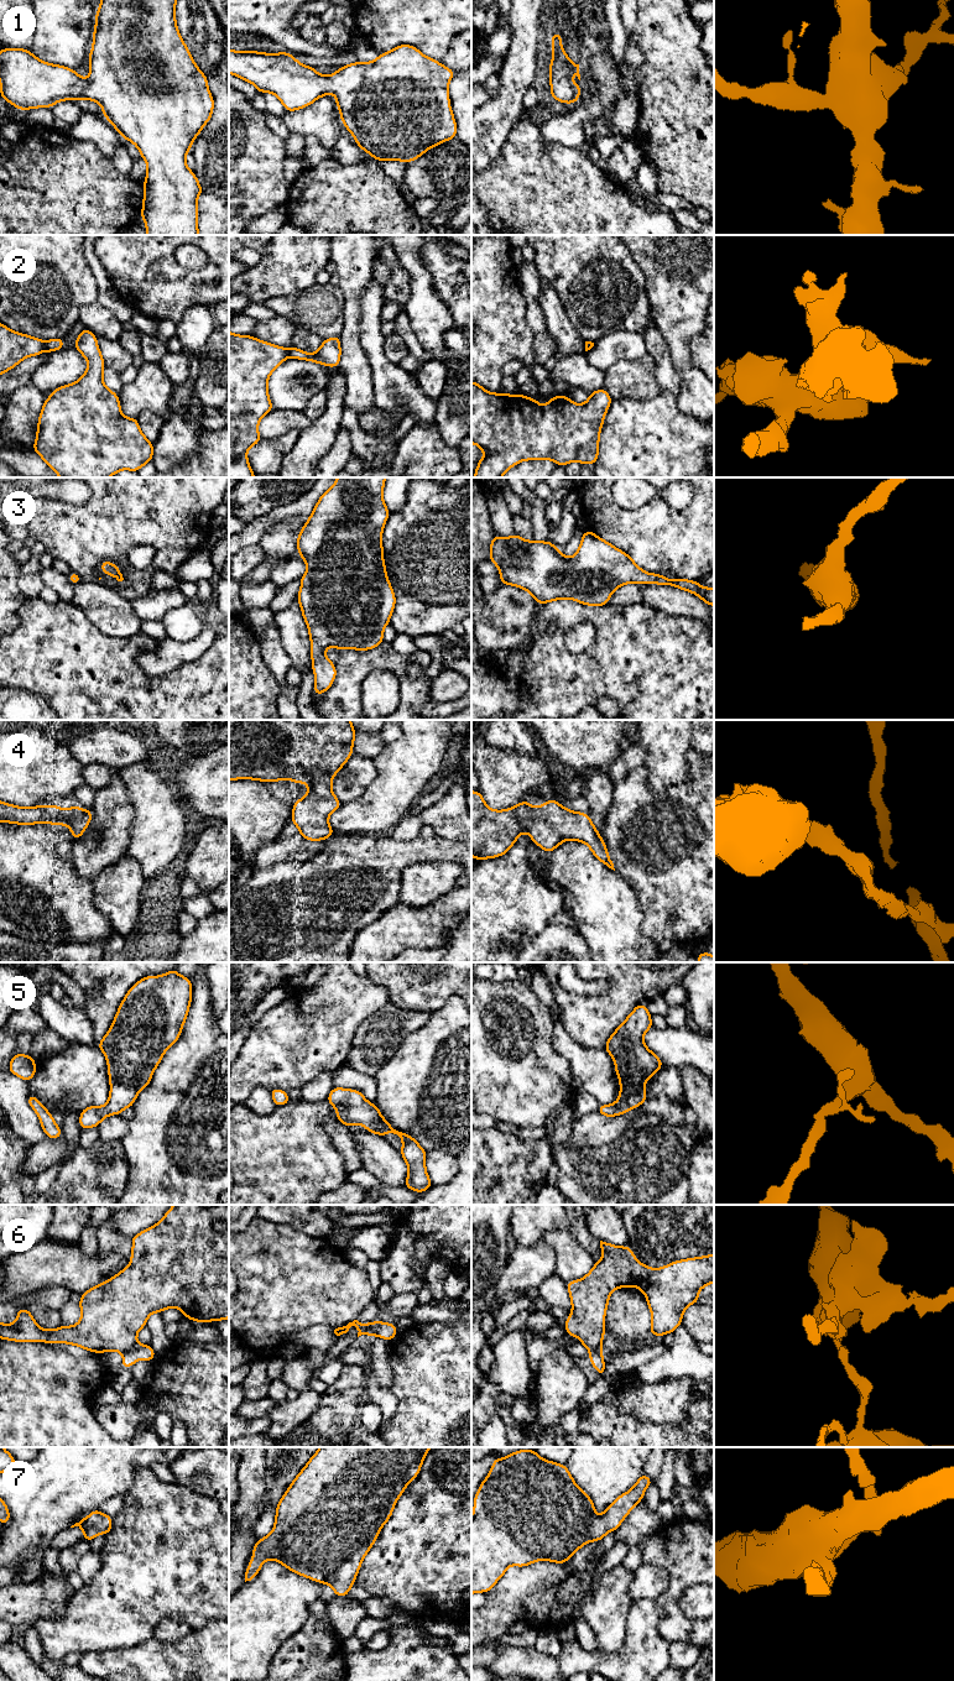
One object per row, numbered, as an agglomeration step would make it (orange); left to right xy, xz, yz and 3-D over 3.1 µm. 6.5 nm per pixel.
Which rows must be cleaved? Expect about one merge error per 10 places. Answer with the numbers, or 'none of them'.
2, 6

